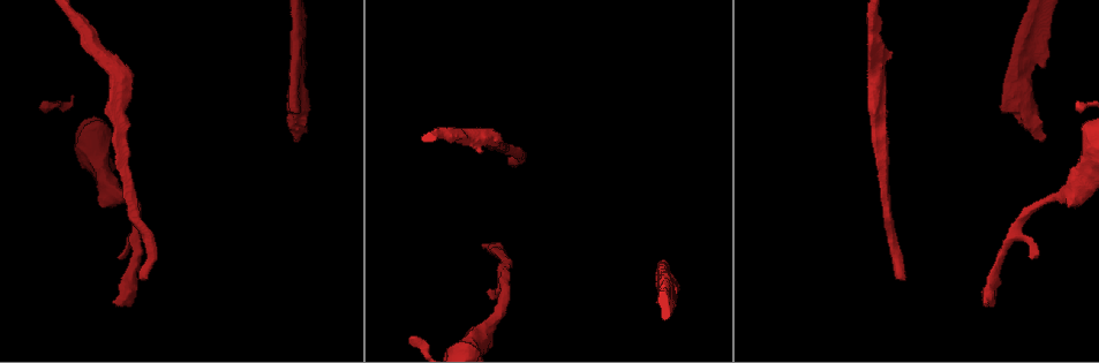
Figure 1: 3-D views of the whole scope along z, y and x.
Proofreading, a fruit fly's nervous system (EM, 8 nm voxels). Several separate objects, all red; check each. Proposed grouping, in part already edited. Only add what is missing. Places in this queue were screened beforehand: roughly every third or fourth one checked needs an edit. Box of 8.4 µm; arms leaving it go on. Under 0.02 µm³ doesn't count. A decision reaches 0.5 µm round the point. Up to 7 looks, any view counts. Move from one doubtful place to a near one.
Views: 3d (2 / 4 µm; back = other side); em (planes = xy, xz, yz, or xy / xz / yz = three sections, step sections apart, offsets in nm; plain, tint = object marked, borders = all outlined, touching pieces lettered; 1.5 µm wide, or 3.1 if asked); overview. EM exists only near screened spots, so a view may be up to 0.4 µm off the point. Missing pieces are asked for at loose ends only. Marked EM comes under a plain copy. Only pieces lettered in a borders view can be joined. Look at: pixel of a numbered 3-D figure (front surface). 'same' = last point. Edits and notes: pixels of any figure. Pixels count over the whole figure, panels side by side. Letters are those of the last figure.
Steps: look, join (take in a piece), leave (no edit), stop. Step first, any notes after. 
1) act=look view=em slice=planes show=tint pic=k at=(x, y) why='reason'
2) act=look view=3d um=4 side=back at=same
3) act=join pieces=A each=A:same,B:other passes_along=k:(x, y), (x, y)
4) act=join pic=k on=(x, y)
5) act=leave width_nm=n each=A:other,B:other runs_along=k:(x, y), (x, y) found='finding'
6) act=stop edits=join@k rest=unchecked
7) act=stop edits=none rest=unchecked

act=look view=em slice=planes show=borders pic=1 at=(1046, 53) why='branch stops here'

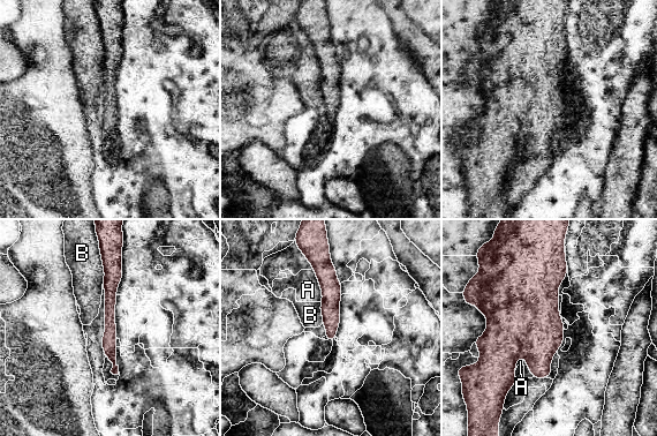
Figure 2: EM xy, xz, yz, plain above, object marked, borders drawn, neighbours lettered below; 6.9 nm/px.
act=leave each=A:other,B:other border=2:(99, 250), (104, 283) found='no lettered piece goes on from it'

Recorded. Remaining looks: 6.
act=look view=3d um=2 pic=1 at=(116, 300) why='an open end'

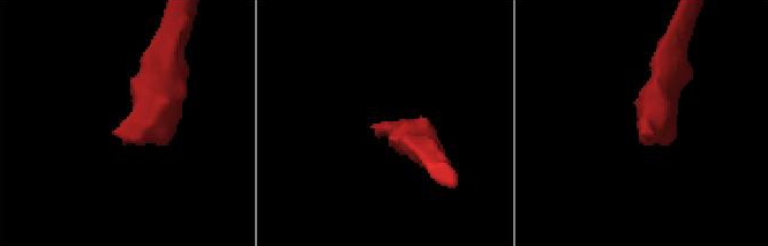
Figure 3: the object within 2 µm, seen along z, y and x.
act=look view=em slice=planes show=borders pic=3 at=(379, 134) why='need the tissue'

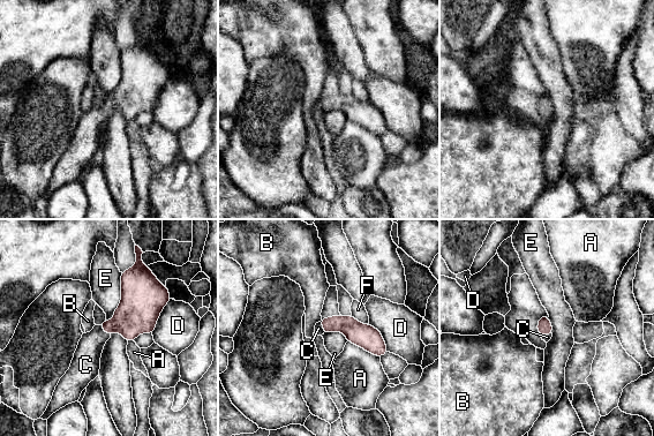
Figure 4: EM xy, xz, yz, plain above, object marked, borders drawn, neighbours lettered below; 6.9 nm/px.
act=join pieces=C each=A:other,B:other,C:same,D:other,E:other,F:other found='it goes on there'

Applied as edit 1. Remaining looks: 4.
act=look view=3d um=2 pic=1 at=(892, 52)

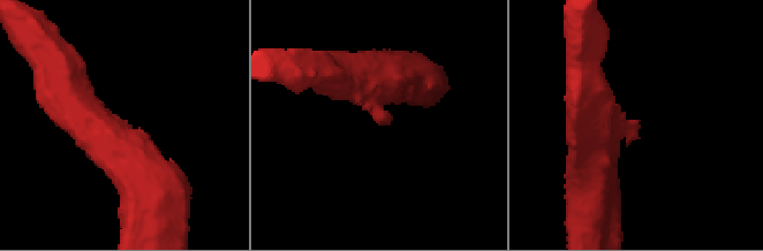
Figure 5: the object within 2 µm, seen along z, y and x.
act=look view=em slice=planes show=borders pic=5 at=(640, 125) arm_widths_nm=280,400

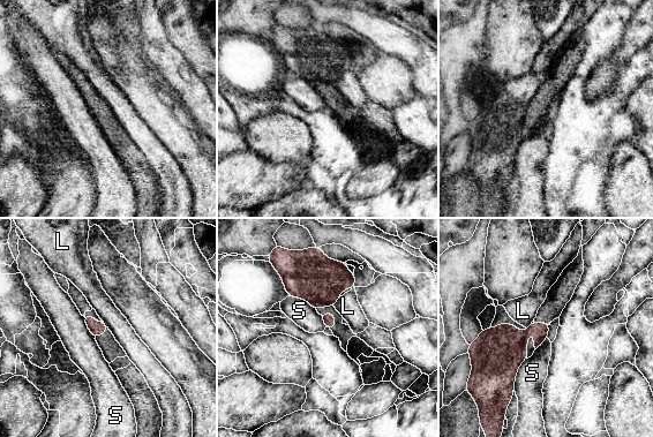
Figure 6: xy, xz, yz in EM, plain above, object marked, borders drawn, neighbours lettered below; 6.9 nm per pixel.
act=leave each=L:other,S:other found='no lettered piece goes on from it'

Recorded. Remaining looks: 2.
act=stop edits=join@4 rest=unchecked

